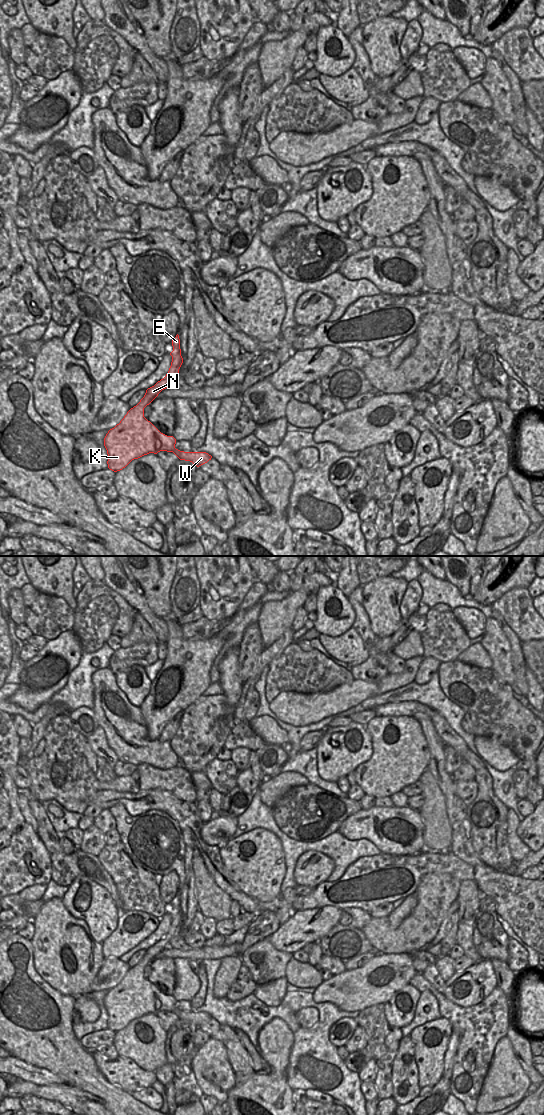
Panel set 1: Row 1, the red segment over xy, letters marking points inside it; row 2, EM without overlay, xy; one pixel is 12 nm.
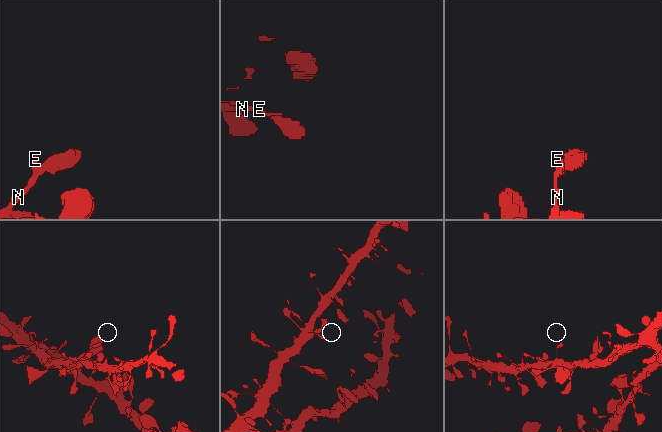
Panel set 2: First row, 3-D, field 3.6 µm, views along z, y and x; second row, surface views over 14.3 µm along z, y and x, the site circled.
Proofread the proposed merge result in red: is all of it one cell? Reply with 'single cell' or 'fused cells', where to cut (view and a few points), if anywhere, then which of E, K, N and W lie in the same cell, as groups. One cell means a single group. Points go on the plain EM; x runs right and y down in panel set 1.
single cell; no cut; E K N W

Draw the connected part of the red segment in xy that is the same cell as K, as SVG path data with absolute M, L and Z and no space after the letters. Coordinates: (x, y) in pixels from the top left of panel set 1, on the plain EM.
M178 894L172 900L172 906L173 911L170 913L172 922L166 936L148 948L140 962L131 968L120 983L110 989L104 998L108 1028L114 1032L122 1030L134 1019L149 1013L157 1014L160 1011L173 1012L180 1020L190 1021L197 1027L212 1018L206 1012L184 1012L176 1009L176 999L161 993L144 977L144 968L167 948L173 936L179 934L183 918Z

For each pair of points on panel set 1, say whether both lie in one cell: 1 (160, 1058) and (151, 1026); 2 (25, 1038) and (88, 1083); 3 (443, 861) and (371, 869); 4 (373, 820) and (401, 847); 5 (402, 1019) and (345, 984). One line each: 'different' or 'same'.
1: same
2: same
3: same
4: same
5: different

